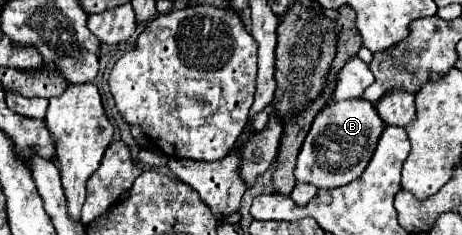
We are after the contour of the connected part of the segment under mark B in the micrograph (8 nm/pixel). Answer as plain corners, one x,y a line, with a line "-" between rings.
346,100
336,102
334,106
326,106
312,122
312,128
302,144
298,154
298,164
294,168
294,176
298,182
308,182
316,188
338,188
352,180
356,180
364,168
368,166
378,138
386,124
378,118
378,112
370,102

